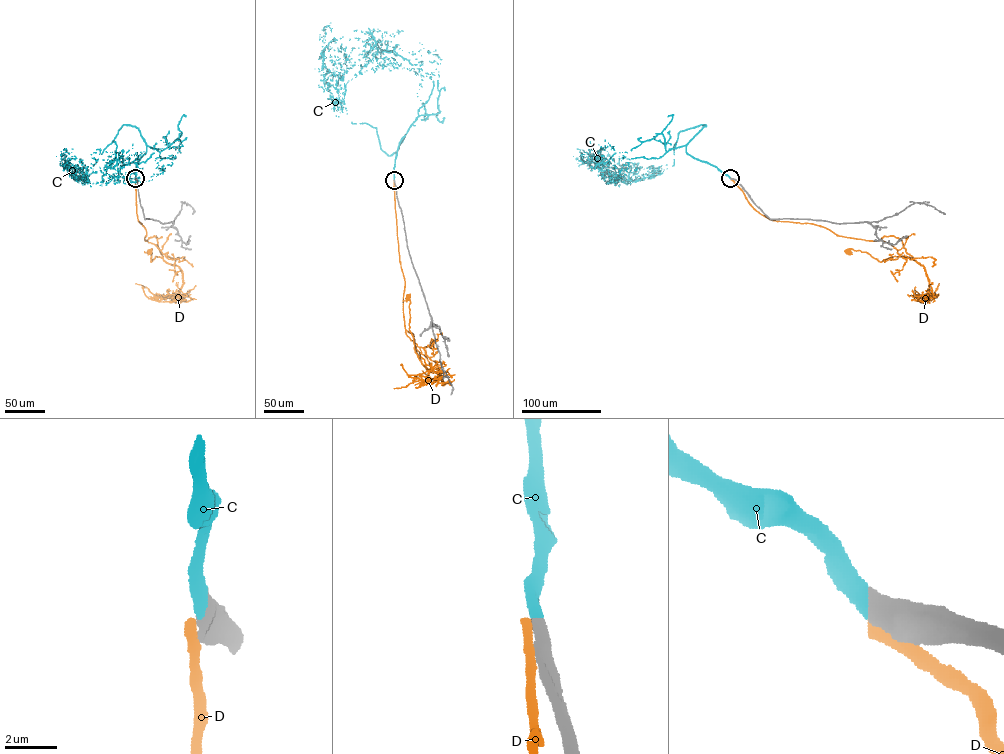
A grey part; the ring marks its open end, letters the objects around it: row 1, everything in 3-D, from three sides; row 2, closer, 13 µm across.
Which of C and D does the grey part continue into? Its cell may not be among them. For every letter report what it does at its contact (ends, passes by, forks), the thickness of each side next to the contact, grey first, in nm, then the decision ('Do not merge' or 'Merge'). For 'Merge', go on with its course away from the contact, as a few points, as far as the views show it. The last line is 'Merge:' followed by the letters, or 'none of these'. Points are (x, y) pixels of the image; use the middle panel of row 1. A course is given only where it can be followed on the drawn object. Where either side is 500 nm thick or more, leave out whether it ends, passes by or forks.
C: Thickness 650 nm (grey) against 600 nm. Merge. Its course: (394, 179), (399, 143), (428, 99), (433, 81), (418, 68), (373, 58), (343, 89), (325, 88), (325, 26)
D: Thickness 700 nm (grey) against 550 nm. Do not merge
Merge: C

